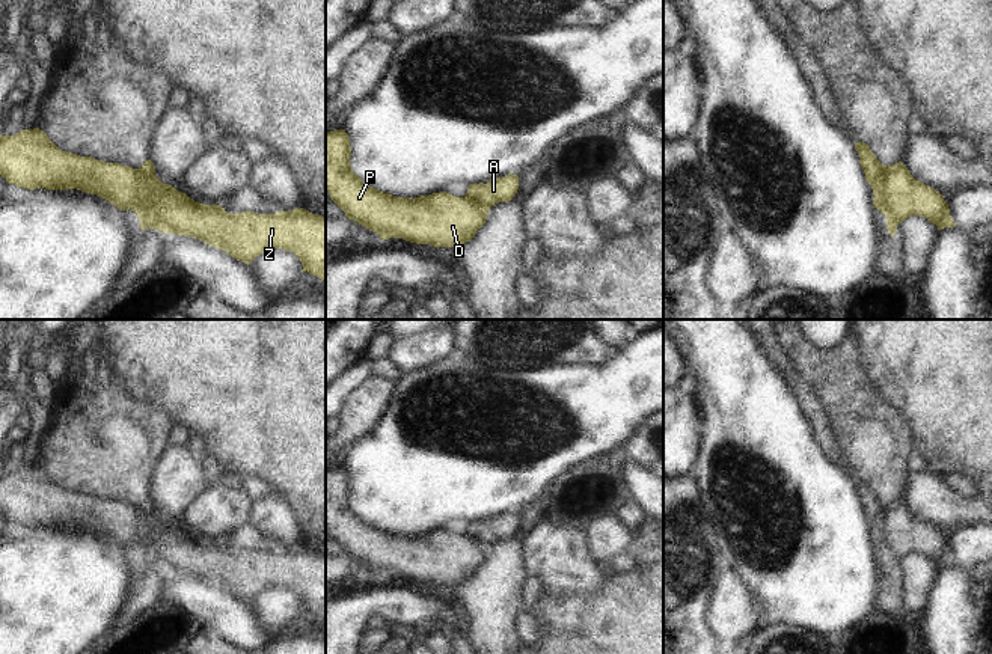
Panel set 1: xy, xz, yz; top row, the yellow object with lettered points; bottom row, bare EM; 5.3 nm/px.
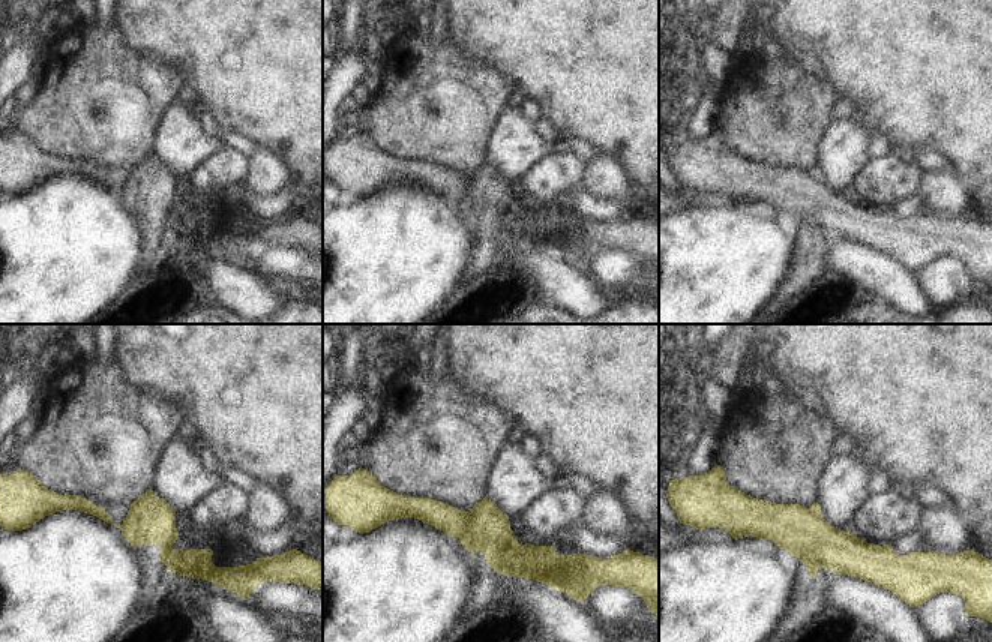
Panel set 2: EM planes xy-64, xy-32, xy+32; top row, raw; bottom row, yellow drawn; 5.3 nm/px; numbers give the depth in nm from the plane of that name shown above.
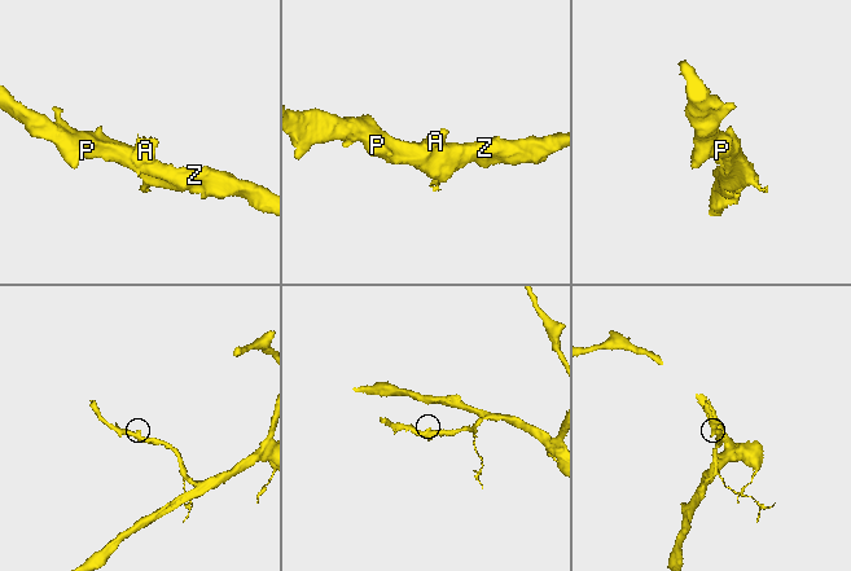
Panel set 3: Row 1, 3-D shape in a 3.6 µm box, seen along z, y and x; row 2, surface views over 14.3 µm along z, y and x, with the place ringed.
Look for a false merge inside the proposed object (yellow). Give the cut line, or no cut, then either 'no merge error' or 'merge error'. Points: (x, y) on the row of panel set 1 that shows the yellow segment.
cut yz (902, 163), (891, 169), (884, 180), (884, 213); merge error

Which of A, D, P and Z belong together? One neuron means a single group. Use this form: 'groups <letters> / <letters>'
groups A / D P Z

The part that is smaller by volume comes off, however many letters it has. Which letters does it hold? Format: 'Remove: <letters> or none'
Remove: A.

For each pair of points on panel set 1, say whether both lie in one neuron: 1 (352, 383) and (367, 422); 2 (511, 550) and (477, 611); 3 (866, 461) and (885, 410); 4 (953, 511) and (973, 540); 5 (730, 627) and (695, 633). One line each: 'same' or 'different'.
1: different
2: same
3: same
4: different
5: different

